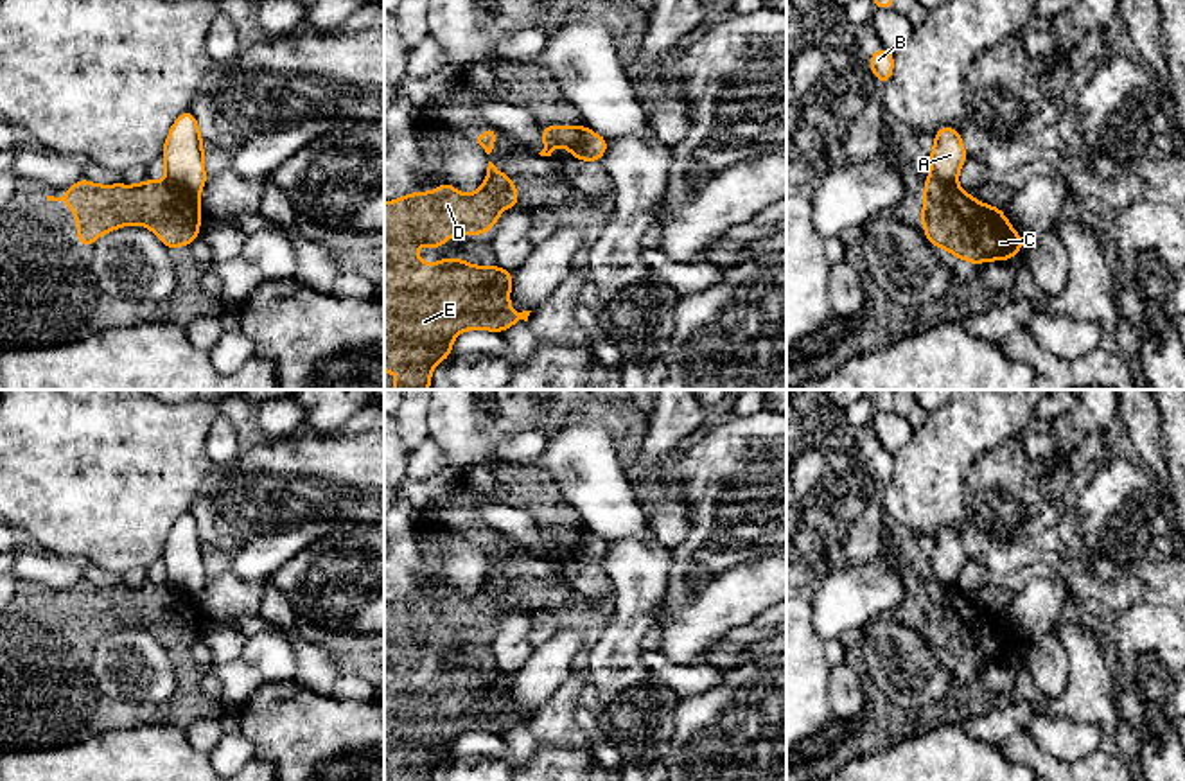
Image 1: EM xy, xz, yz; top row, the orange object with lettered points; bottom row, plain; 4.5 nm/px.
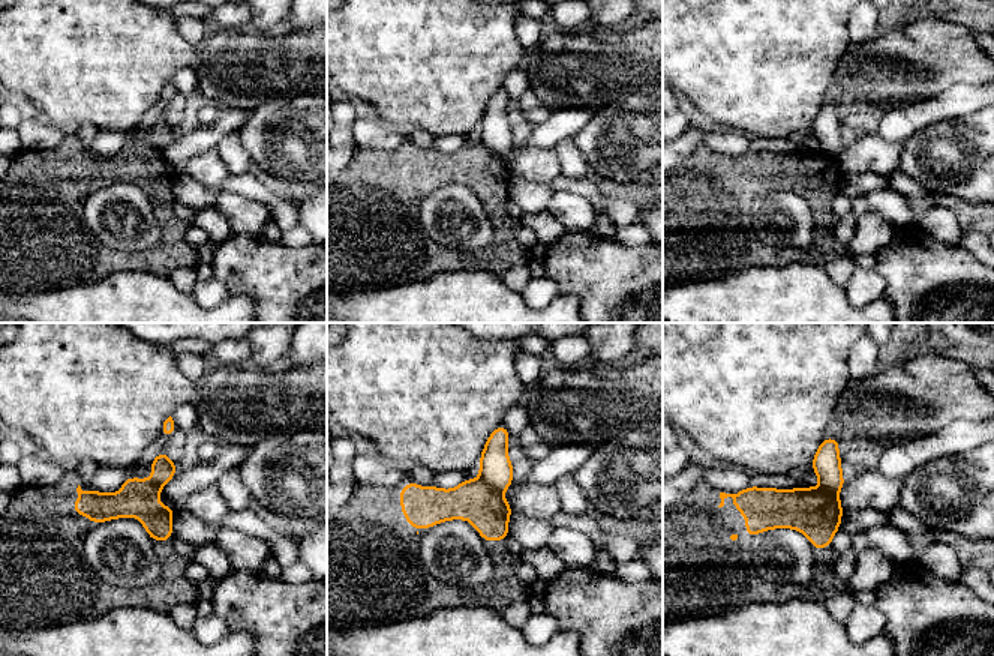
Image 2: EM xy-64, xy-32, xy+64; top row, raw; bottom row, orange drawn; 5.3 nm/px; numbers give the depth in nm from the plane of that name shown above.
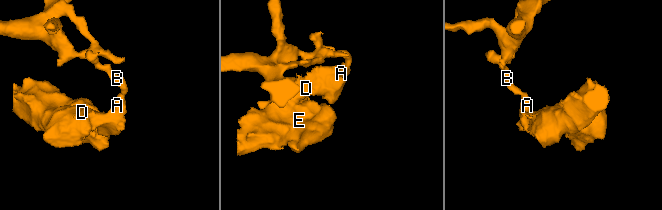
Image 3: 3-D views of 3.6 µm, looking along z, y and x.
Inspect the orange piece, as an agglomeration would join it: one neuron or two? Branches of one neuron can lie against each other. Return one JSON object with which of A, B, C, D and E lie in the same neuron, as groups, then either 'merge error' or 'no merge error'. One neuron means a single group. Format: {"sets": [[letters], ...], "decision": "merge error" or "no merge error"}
{"sets": [["A", "B"], ["C", "D", "E"]], "decision": "merge error"}

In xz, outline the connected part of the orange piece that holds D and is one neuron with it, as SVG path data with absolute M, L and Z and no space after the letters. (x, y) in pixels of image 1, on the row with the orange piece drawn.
M488 162L485 183L474 194L458 192L447 180L433 192L411 192L384 203L384 372L395 372L391 390L429 390L431 372L452 355L451 345L461 330L505 332L517 321L528 321L531 311L519 314L510 311L510 289L514 273L499 266L470 266L463 259L442 259L424 264L413 251L415 246L442 248L449 237L472 233L485 235L505 208L522 206L515 190L515 180Z

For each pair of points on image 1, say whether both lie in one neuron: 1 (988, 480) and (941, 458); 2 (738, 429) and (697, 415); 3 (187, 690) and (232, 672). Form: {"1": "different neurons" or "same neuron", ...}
{"1": "different neurons", "2": "different neurons", "3": "different neurons"}

